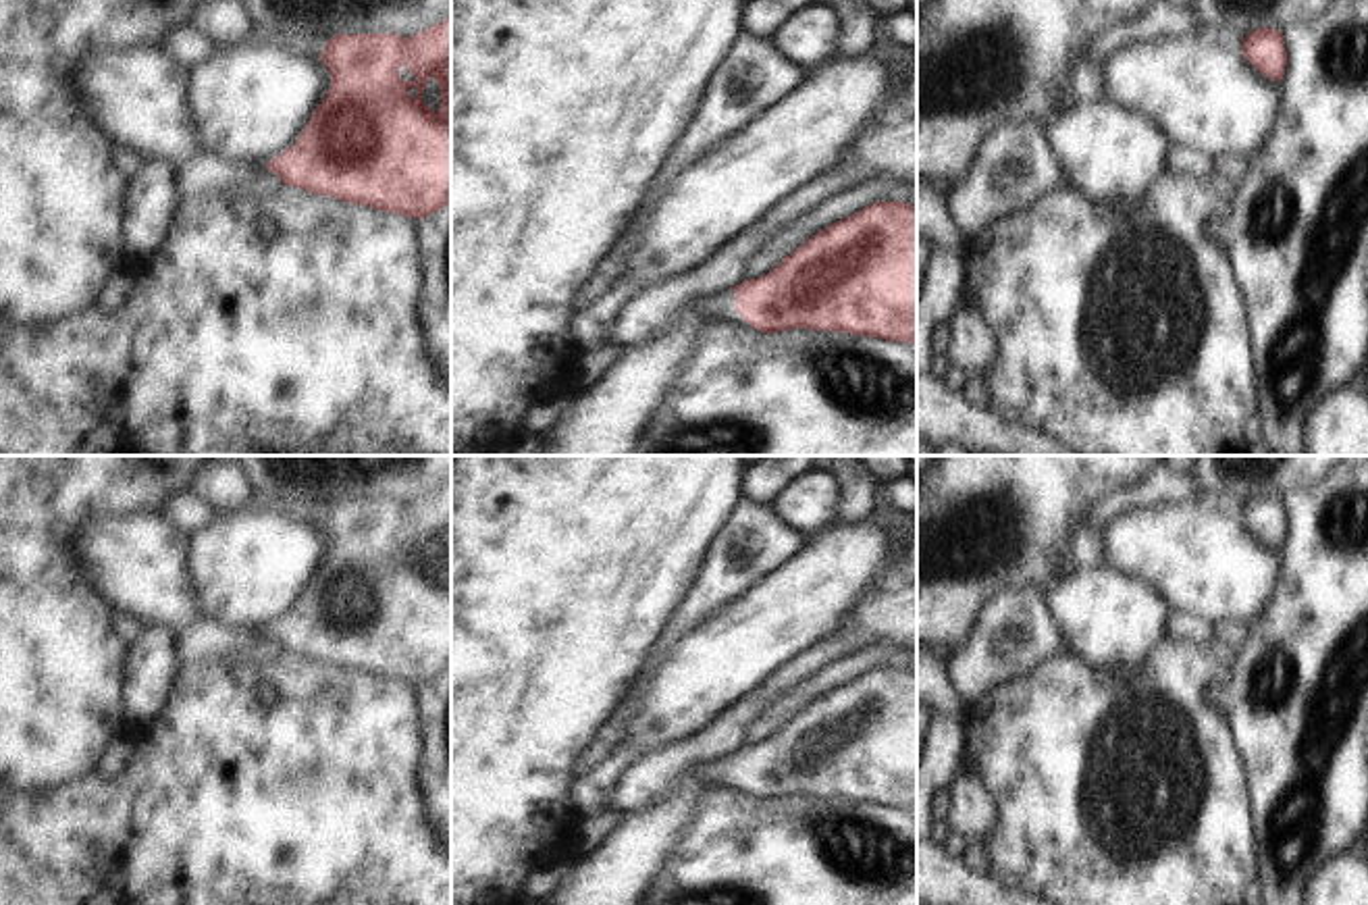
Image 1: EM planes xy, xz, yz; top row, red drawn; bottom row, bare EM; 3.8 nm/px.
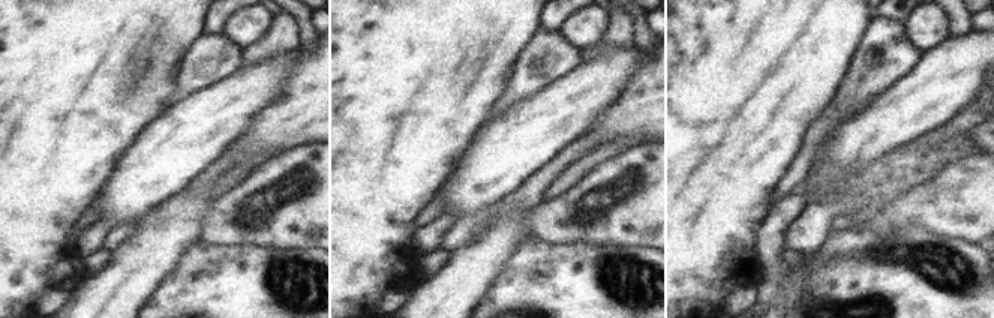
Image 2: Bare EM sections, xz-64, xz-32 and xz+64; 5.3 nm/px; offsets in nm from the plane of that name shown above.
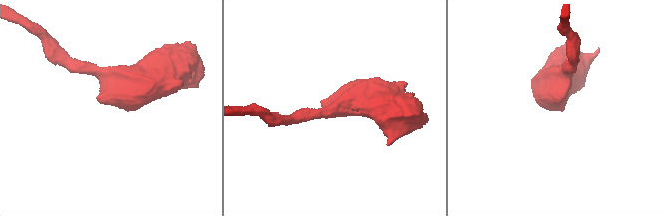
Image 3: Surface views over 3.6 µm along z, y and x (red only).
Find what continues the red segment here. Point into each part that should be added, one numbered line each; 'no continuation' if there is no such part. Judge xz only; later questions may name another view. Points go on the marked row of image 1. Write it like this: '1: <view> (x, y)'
1: xz (724, 302)

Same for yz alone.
1: yz (1229, 169)

